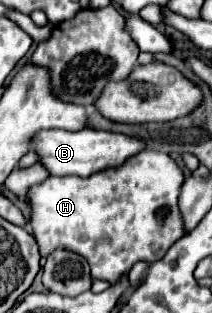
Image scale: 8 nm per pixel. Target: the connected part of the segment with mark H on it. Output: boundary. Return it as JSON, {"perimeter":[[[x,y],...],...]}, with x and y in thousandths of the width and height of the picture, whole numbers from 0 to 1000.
{"perimeter":[[[684,479],[599,511],[571,537],[514,537],[458,550],[420,569],[373,562],[241,562],[203,588],[146,601],[146,722],[165,741],[165,767],[203,818],[250,805],[259,792],[316,792],[410,824],[429,850],[429,882],[552,907],[646,837],[731,837],[778,818],[778,805],[854,767],[873,741],[863,690],[844,677],[844,613],[863,594],[873,556],[844,524],[769,492]]]}

